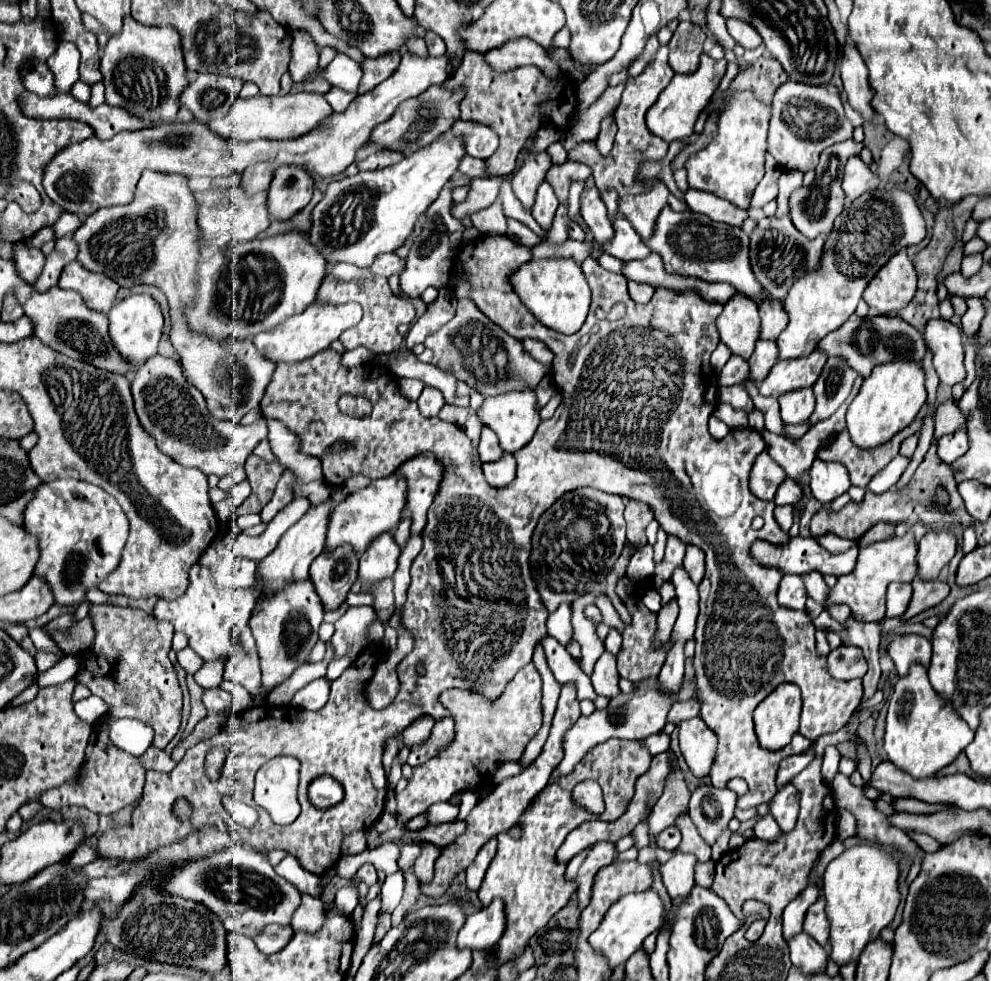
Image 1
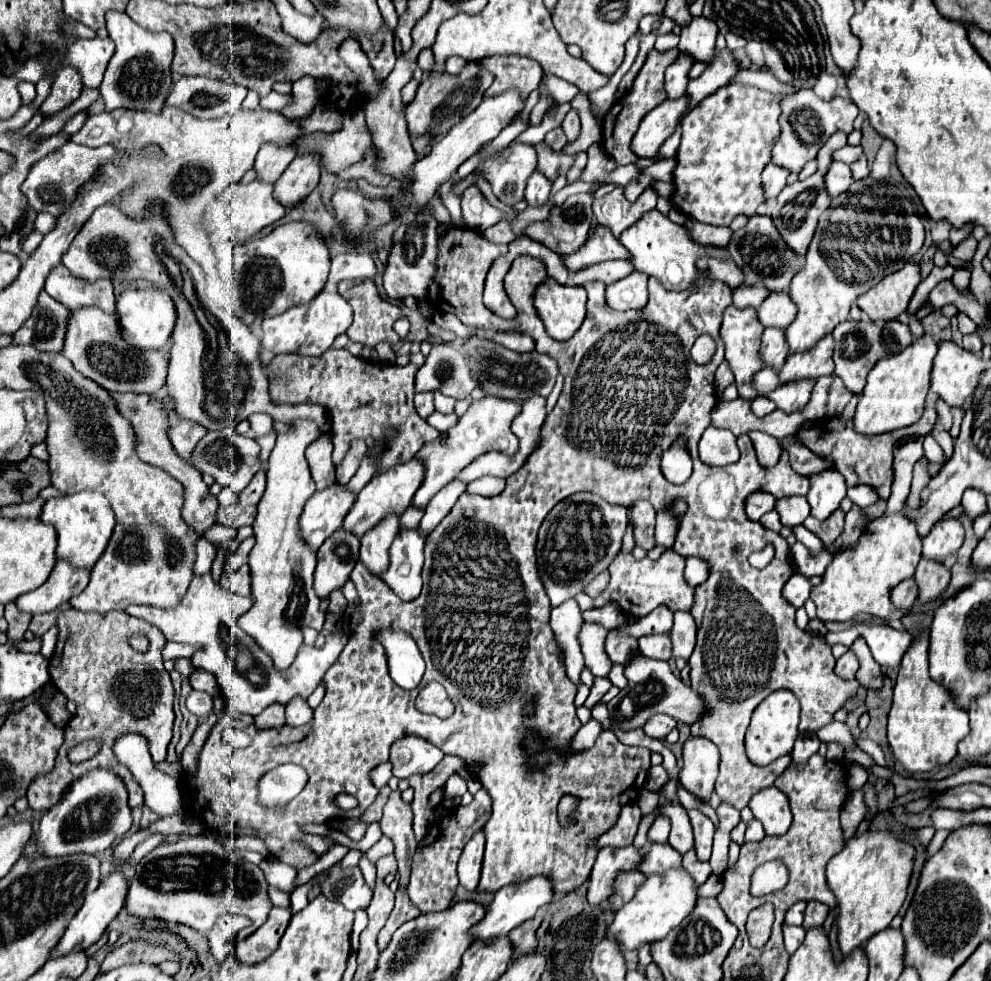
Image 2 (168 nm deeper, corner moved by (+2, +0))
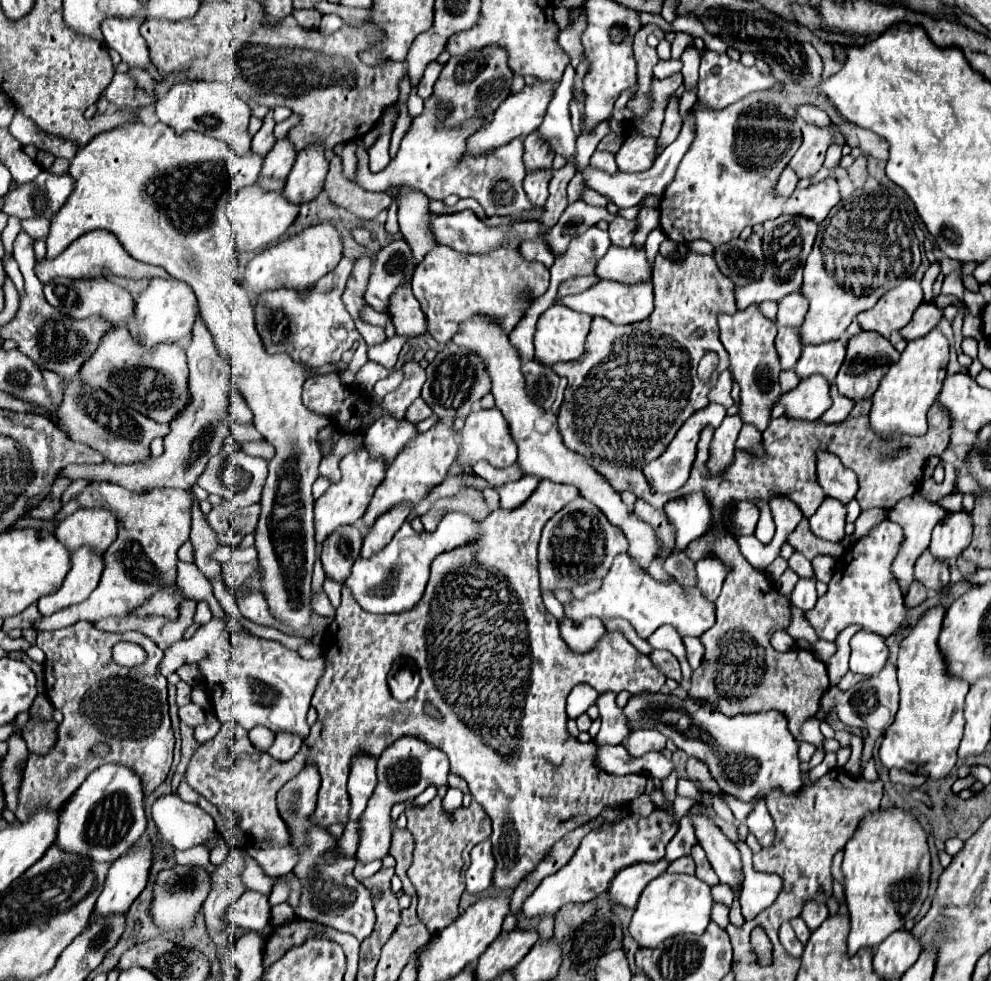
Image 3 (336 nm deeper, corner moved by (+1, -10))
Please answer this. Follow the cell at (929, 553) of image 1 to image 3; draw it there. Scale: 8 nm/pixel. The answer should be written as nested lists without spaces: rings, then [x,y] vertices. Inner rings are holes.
[[[952,512],[932,530],[930,552],[940,560],[954,560],[972,540],[972,518],[968,512]]]

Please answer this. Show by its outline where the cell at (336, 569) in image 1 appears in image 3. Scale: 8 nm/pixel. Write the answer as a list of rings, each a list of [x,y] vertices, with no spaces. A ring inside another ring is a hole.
[[[340,526],[322,542],[322,566],[328,578],[342,582],[360,556],[362,534],[356,526]]]

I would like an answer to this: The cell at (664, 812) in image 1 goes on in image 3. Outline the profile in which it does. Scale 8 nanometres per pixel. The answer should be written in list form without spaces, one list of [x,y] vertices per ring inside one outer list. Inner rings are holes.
[[[690,856],[678,860],[678,862],[672,862],[670,868],[668,868],[670,874],[694,874],[694,860]]]

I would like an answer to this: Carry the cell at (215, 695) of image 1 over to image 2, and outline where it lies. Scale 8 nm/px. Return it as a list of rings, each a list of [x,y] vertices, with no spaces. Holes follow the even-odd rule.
[[[193,690],[187,698],[187,708],[195,714],[195,716],[207,716],[213,712],[213,696],[207,692],[197,692]]]

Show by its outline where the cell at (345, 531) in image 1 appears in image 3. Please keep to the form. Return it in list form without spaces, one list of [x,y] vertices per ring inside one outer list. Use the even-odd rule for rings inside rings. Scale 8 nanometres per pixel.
[[[438,420],[428,432],[418,434],[414,440],[410,440],[410,444],[406,444],[406,448],[402,448],[402,452],[394,458],[394,462],[386,468],[386,480],[378,486],[370,508],[366,510],[366,516],[362,518],[364,528],[370,528],[370,524],[374,524],[374,520],[384,514],[386,510],[390,510],[394,504],[402,502],[402,500],[410,500],[410,502],[418,502],[426,496],[426,492],[430,492],[430,488],[436,486],[436,482],[442,482],[446,478],[446,472],[450,468],[450,464],[456,460],[458,456],[458,444],[456,444],[456,432],[444,424],[442,420]]]

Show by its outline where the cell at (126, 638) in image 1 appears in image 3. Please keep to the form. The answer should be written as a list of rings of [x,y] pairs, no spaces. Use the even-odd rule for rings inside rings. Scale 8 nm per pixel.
[[[78,622],[70,628],[62,628],[58,632],[40,632],[36,646],[44,650],[44,684],[46,696],[54,704],[56,710],[64,714],[64,720],[58,724],[58,742],[46,754],[28,754],[24,780],[18,794],[18,808],[16,818],[26,822],[26,816],[38,806],[48,806],[52,810],[62,808],[70,796],[80,788],[80,784],[88,776],[88,766],[102,766],[104,762],[120,762],[128,768],[134,768],[142,778],[144,792],[150,794],[156,786],[160,786],[170,770],[172,764],[172,748],[174,748],[174,734],[170,730],[170,716],[168,716],[168,702],[166,702],[166,678],[158,674],[158,662],[162,660],[164,652],[154,646],[150,638],[144,638],[140,632],[126,632],[126,634],[110,634],[98,632],[90,622]],[[116,642],[134,642],[146,650],[146,662],[134,668],[120,668],[112,658],[112,646]],[[96,744],[108,744],[108,754],[96,756],[92,754]]]

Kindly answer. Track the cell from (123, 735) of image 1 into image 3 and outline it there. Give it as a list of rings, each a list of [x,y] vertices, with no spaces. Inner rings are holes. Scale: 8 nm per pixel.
[[[178,794],[158,798],[152,806],[152,818],[158,826],[158,832],[176,850],[206,846],[216,836],[212,816],[196,804],[182,802]]]

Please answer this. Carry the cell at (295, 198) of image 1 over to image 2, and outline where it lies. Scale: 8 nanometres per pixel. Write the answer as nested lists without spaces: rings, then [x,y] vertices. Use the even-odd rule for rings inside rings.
[[[317,154],[295,156],[293,162],[281,174],[281,178],[275,182],[273,196],[285,208],[297,206],[313,192],[313,188],[319,182],[319,174],[321,174],[321,166],[319,166]]]

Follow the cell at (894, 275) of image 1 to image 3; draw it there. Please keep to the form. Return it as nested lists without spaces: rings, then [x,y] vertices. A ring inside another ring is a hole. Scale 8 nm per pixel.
[[[904,278],[898,288],[888,290],[882,300],[872,310],[858,314],[858,324],[866,332],[878,332],[888,338],[894,330],[902,330],[910,320],[914,310],[922,302],[922,288],[914,278]]]

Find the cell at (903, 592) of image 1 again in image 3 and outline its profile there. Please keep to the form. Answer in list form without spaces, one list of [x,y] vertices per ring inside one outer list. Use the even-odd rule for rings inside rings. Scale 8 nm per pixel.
[[[912,582],[912,586],[910,586],[910,590],[908,590],[908,596],[906,596],[906,606],[908,608],[916,608],[916,606],[920,606],[924,600],[928,598],[928,590],[920,584],[920,582]]]

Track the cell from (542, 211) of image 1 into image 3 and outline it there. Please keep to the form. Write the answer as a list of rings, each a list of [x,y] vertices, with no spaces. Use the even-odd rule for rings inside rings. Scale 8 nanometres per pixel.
[[[534,170],[524,178],[524,190],[534,206],[542,206],[548,196],[548,182],[552,178],[552,170]]]

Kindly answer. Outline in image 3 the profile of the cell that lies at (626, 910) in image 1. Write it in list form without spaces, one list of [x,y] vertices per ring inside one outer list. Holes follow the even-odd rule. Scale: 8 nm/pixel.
[[[664,872],[644,888],[630,922],[630,934],[638,942],[638,946],[654,948],[670,936],[678,934],[700,936],[710,924],[710,914],[712,914],[710,886],[702,884],[702,880],[698,880],[696,876]]]

